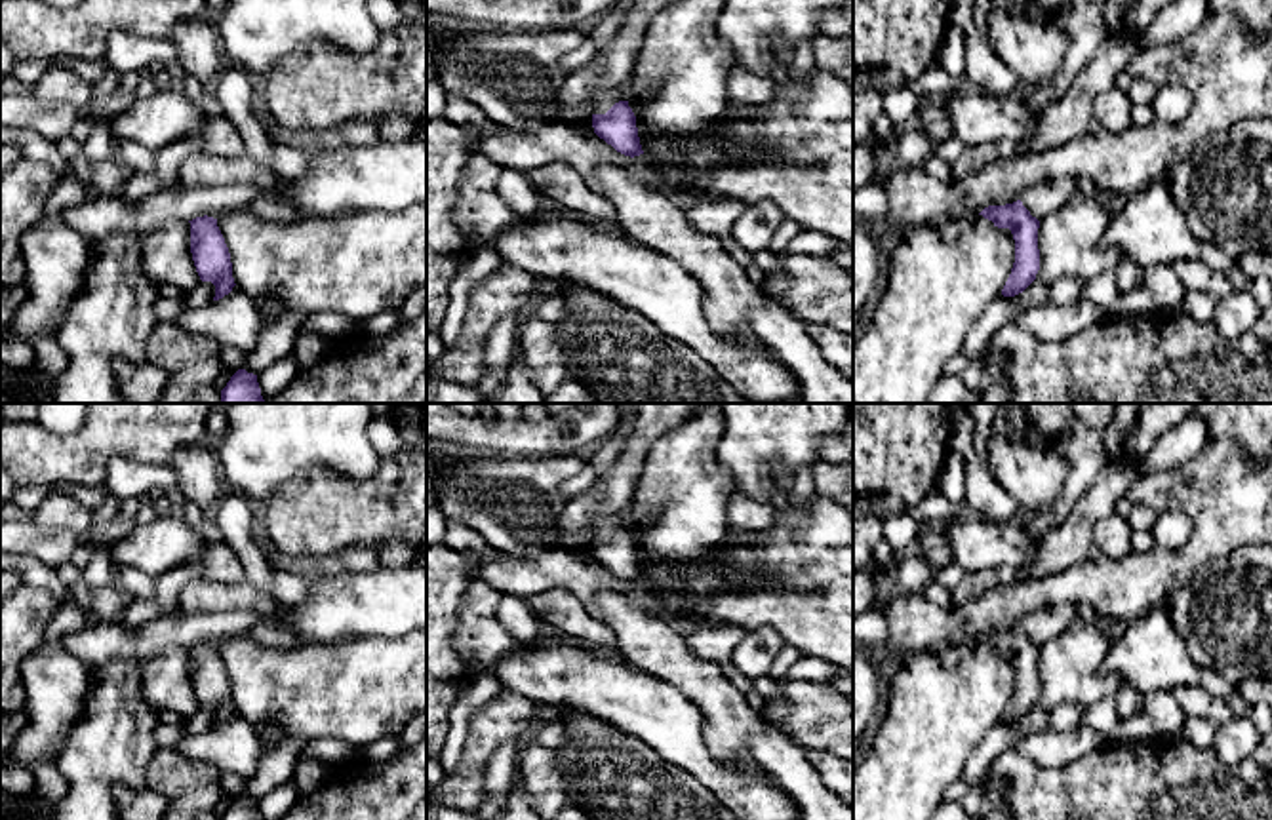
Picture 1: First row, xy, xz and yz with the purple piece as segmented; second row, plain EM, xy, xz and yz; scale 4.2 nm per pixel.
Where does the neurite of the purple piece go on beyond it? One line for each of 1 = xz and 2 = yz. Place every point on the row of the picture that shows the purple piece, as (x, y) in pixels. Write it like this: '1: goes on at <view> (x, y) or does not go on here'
1: does not go on here
2: does not go on here

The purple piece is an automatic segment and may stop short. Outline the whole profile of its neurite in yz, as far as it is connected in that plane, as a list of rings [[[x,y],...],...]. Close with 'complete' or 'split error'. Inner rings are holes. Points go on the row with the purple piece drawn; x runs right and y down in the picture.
[[[1021,200],[1005,205],[988,205],[979,215],[998,228],[1009,228],[1015,240],[1015,263],[1002,289],[1004,297],[1023,293],[1040,270],[1038,228],[1040,221],[1030,215]]]; complete

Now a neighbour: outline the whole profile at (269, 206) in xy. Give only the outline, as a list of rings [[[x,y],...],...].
[[[263,192],[261,196],[257,196],[251,202],[249,211],[267,221],[280,221],[280,223],[293,221],[301,215],[299,209],[293,205],[293,202],[276,196],[272,192]]]

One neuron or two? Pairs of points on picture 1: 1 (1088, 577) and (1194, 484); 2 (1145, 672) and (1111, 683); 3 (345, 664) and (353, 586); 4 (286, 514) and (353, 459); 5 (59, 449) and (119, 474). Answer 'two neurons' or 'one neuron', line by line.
1: one neuron
2: two neurons
3: two neurons
4: two neurons
5: two neurons

